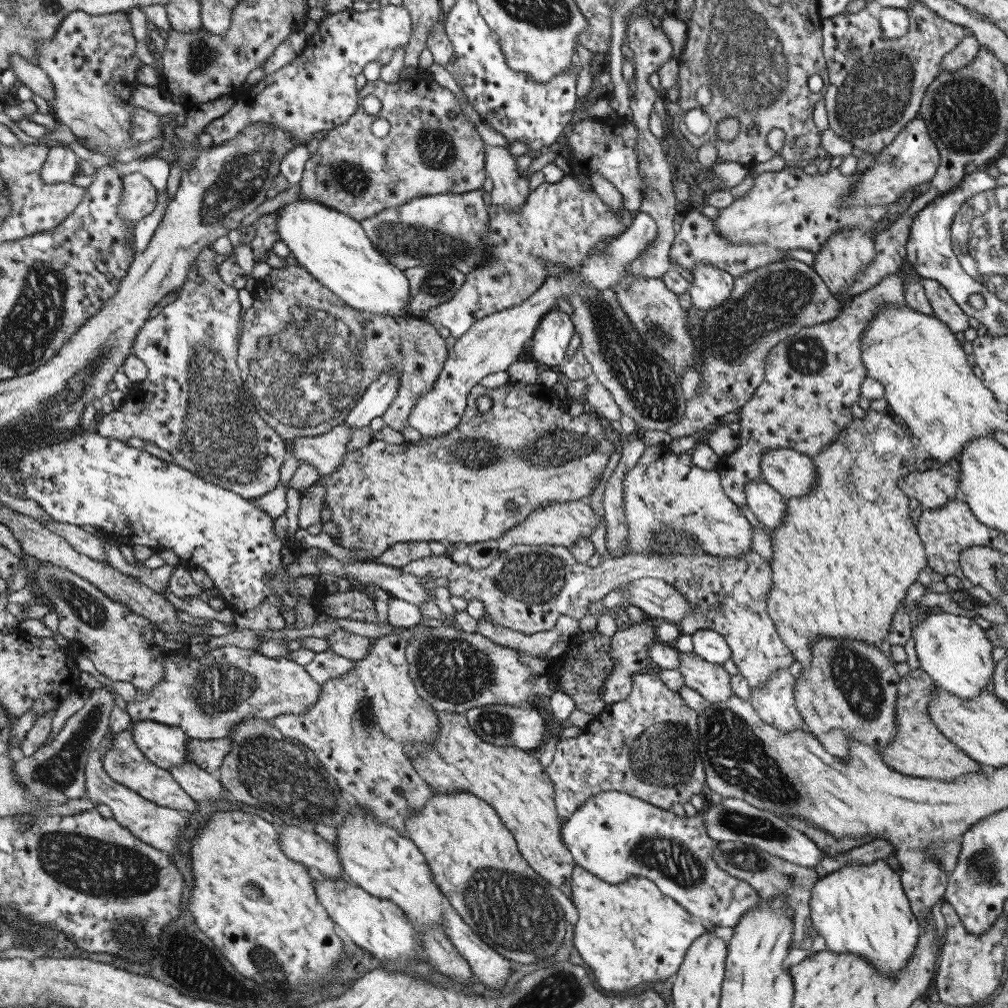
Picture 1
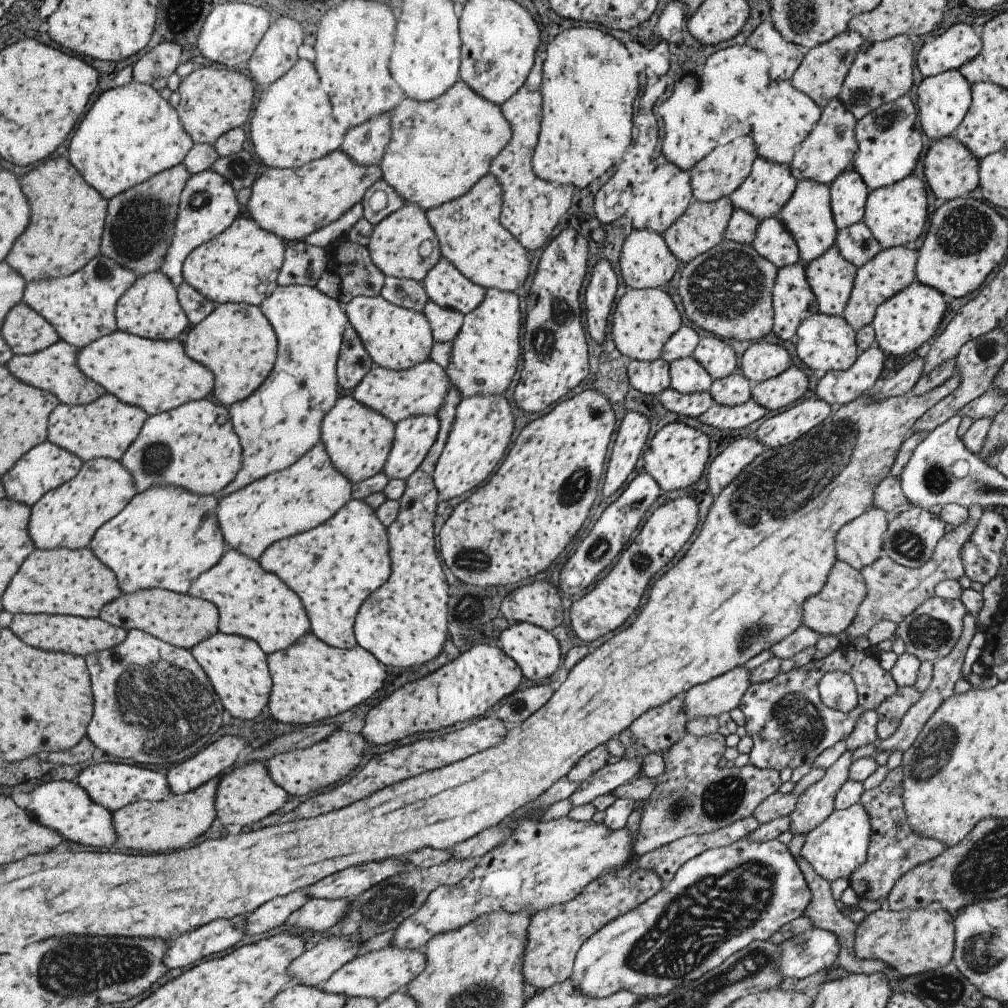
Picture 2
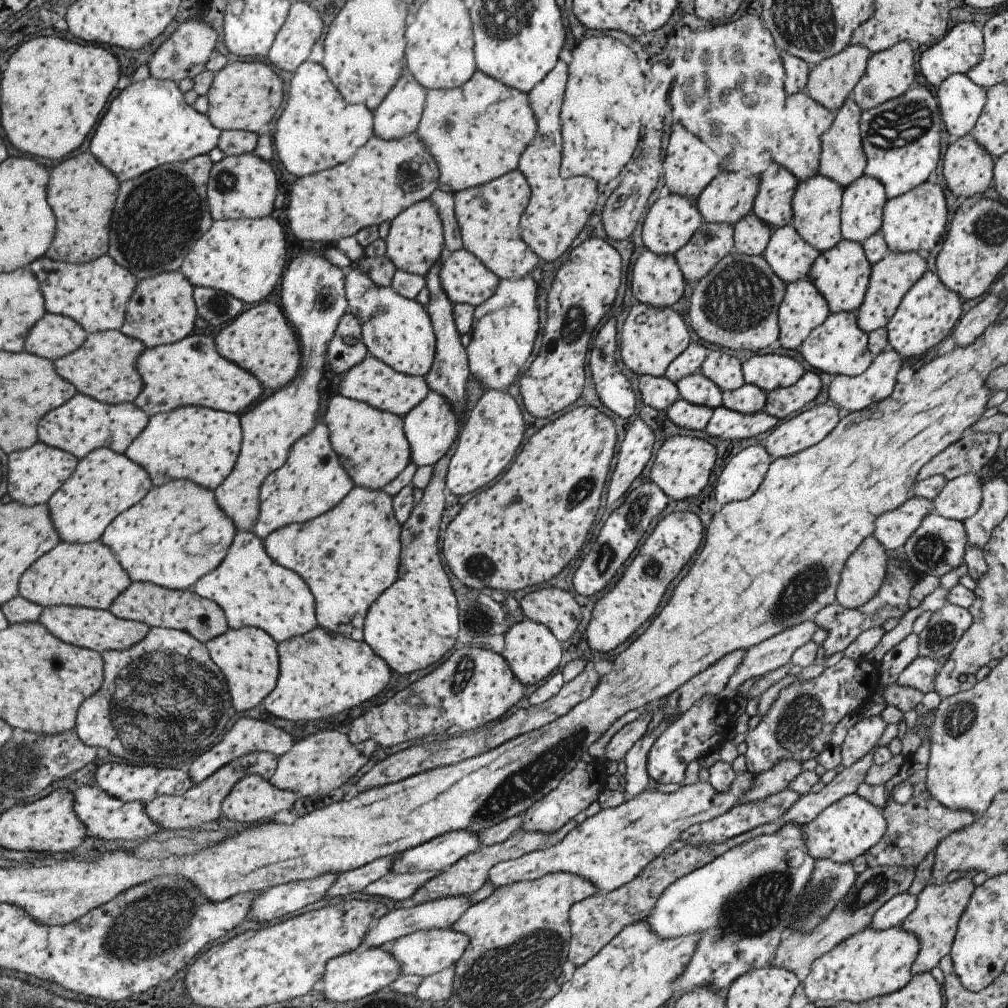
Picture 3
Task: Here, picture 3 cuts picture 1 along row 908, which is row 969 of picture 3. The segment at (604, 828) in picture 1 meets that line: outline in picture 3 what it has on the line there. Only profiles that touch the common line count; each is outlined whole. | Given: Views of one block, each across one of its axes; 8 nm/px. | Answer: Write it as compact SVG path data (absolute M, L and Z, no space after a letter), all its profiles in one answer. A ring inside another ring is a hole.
M779 824L780 828L774 834L748 839L706 866L673 882L660 895L653 911L646 918L653 933L663 939L701 934L692 960L680 975L680 986L676 984L677 989L682 988L683 993L691 993L694 989L699 989L699 986L719 991L728 988L736 978L749 970L762 968L786 935L785 930L793 917L793 908L799 903L799 896L804 895L816 860L808 852L802 825Z

